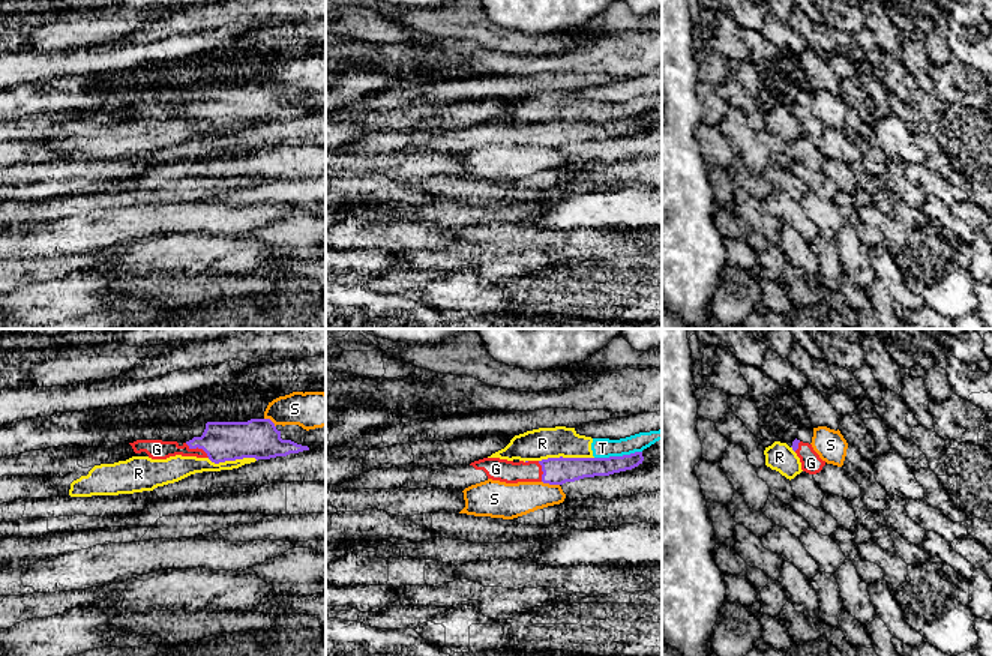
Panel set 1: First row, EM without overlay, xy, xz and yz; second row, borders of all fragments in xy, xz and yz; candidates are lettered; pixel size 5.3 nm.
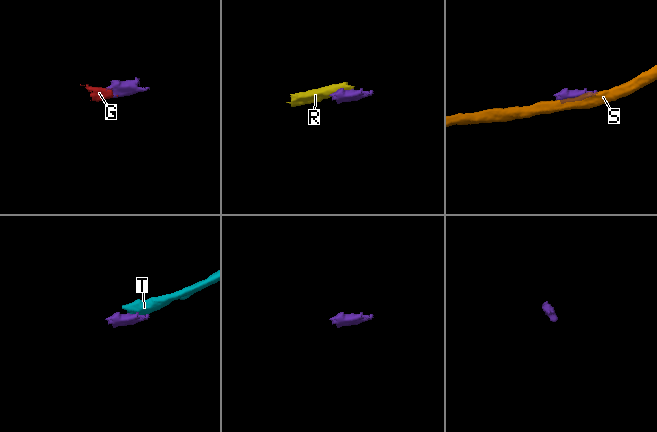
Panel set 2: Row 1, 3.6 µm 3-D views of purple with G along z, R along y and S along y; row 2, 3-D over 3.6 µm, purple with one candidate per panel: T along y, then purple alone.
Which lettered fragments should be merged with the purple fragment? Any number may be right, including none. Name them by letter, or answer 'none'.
G

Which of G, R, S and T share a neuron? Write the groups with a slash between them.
G / R T / S

